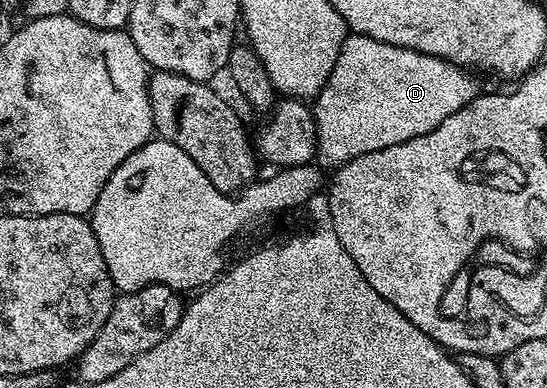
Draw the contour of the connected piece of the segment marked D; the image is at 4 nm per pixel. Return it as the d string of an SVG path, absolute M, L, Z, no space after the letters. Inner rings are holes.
M348 34L333 65L333 73L329 73L329 81L325 81L313 99L318 162L328 163L328 168L334 169L365 153L389 149L389 145L401 145L413 137L437 129L445 117L457 113L457 109L465 109L465 105L480 94L480 84L479 87L475 84L474 77L468 68L458 67L448 59L397 45L386 45L363 34Z

